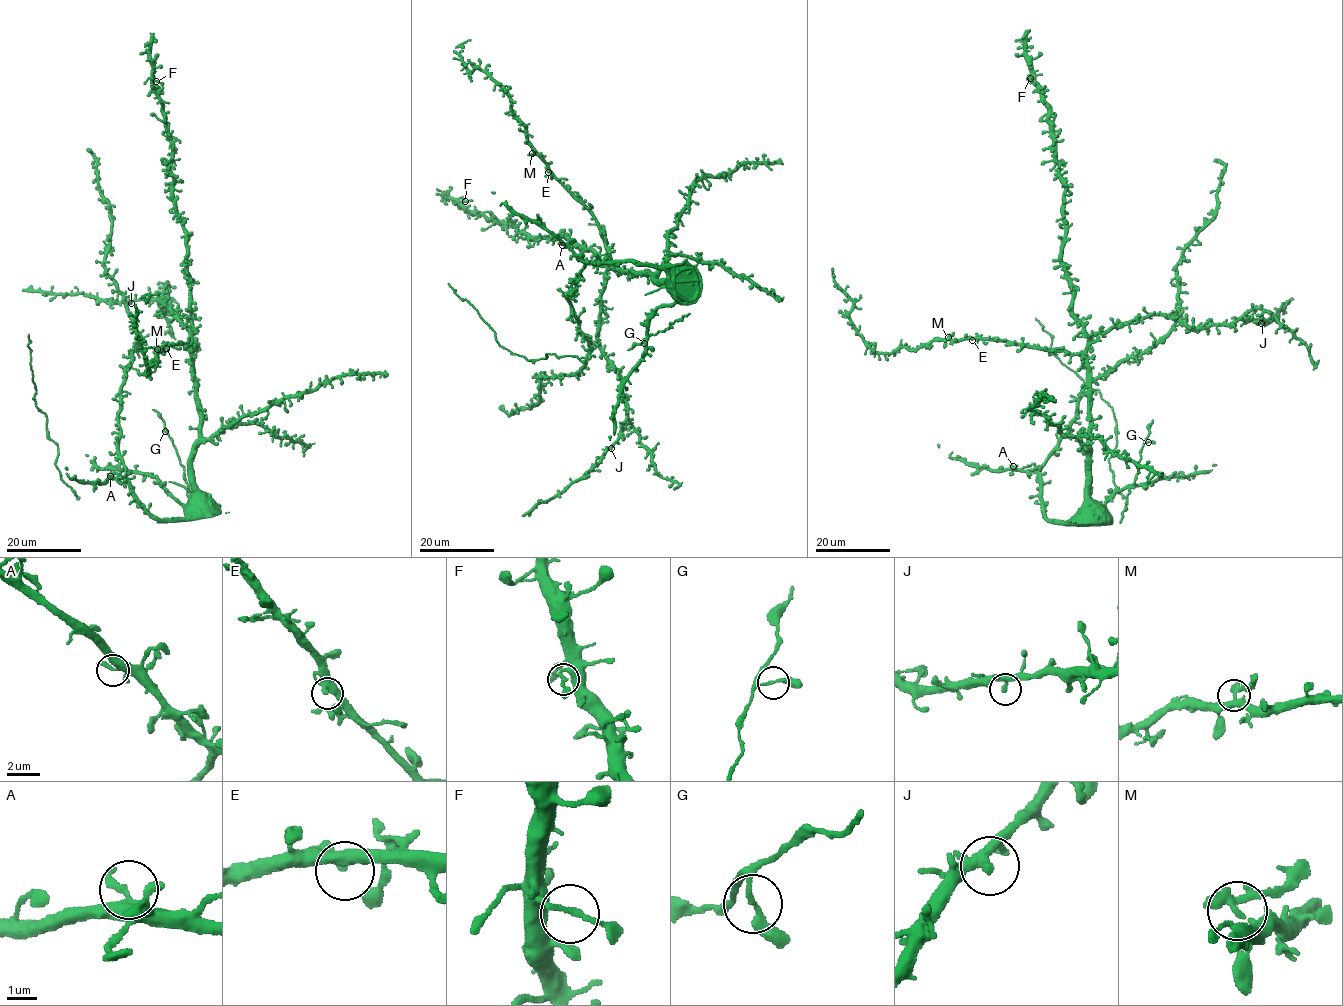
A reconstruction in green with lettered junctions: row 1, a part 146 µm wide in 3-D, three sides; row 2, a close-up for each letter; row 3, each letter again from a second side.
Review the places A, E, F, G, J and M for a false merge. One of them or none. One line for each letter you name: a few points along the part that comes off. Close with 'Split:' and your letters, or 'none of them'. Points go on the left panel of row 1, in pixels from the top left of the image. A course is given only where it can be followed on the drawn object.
Split: M

